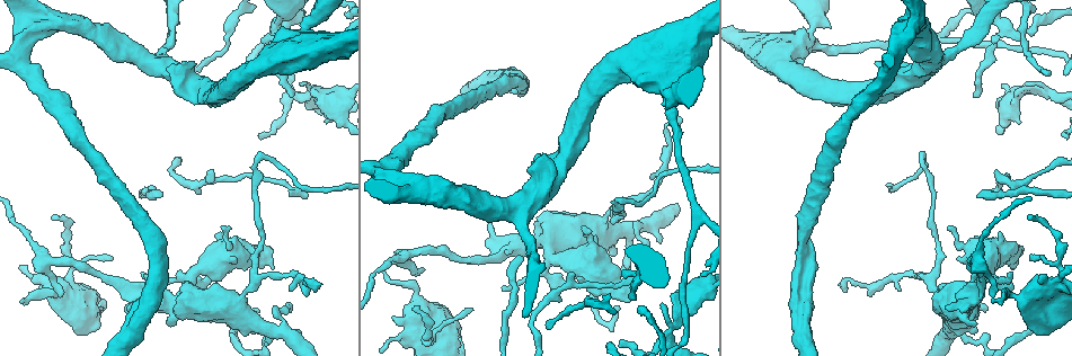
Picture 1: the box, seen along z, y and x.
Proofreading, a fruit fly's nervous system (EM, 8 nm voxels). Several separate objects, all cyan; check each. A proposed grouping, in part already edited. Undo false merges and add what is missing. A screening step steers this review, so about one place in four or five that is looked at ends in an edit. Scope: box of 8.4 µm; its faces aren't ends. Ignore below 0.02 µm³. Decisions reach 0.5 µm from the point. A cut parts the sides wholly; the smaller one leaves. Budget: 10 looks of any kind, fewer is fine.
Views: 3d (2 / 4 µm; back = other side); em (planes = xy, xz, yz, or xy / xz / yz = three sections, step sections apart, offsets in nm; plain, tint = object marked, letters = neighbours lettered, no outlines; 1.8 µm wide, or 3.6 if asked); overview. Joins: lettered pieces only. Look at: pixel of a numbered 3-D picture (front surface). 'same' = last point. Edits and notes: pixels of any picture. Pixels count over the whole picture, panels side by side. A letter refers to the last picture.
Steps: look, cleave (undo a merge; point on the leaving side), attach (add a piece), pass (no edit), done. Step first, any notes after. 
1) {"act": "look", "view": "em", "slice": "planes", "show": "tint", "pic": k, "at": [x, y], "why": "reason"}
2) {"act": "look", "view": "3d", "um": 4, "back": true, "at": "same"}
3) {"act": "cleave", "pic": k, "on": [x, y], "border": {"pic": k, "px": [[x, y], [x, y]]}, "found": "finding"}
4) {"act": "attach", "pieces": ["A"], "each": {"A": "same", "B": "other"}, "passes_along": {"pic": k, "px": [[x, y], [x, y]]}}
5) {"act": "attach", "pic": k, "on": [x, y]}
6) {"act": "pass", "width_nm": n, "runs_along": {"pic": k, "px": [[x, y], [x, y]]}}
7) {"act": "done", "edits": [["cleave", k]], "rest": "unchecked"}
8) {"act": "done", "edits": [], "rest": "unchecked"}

{"act": "look", "view": "em", "um": 3.6, "slice": "planes", "show": "letters", "pic": 1, "at": [291, 97], "why": "thin end"}

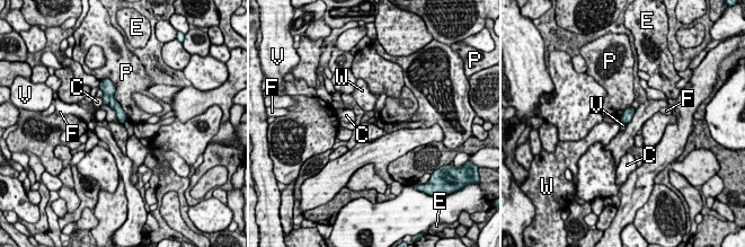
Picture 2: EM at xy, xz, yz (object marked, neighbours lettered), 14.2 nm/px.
{"act": "pass", "longest_contact_nm": ["P", 550], "each": {"C": "other", "E": "other", "F": "other", "P": "other", "V": "other", "W": "other"}, "found": "no lettered piece goes on from it"}

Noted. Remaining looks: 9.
{"act": "look", "view": "em", "slice": "planes", "show": "tint", "pic": 1, "at": [666, 334], "why": "abrupt turn"}

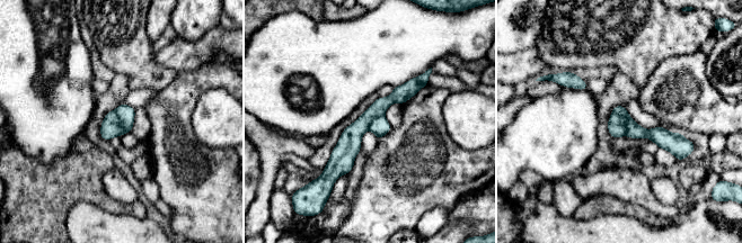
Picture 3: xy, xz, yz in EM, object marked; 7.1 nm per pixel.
{"act": "look", "view": "em", "slice": "planes", "show": "letters", "at": "same"}

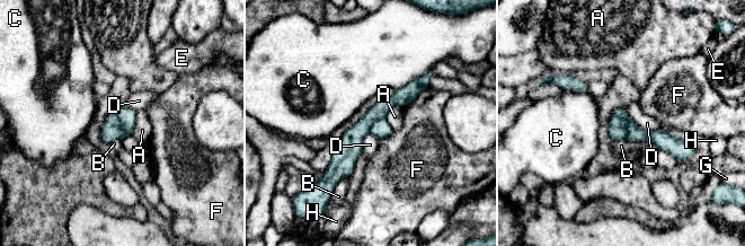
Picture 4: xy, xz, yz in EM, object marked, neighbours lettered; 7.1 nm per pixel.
{"act": "cleave", "pic": 4, "on": [635, 133], "each": {"A": "other", "B": "other", "C": "other", "D": "other", "E": "other", "F": "other", "G": "other", "H": "other"}, "border": {"pic": 4, "px": [[613, 115], [624, 121], [627, 137]]}, "found": "two neurons meet here"}

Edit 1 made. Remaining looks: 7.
{"act": "look", "view": "overview", "why": "redraw"}

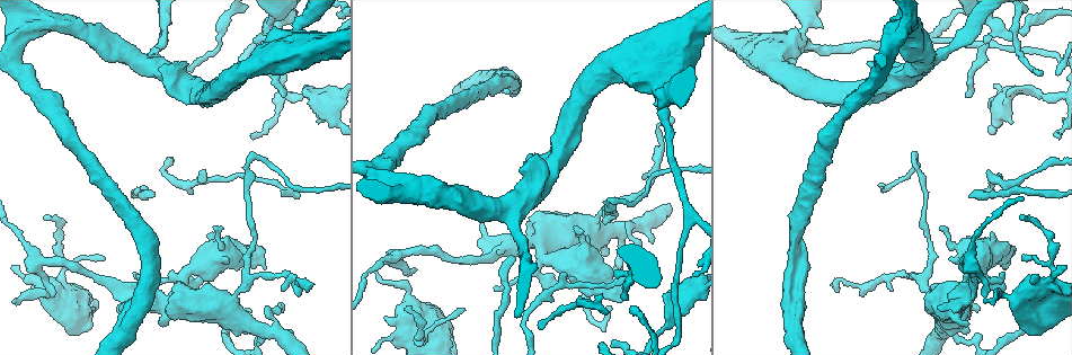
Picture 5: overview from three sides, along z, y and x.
{"act": "look", "view": "3d", "um": 2, "pic": 5, "at": [262, 266], "why": "thick end"}

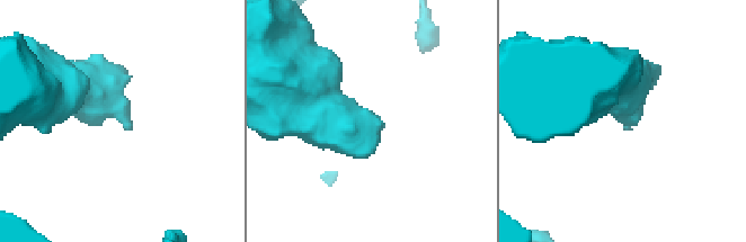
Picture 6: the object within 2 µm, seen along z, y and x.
{"act": "look", "view": "em", "slice": "planes", "show": "letters", "pic": 6, "at": [632, 124]}

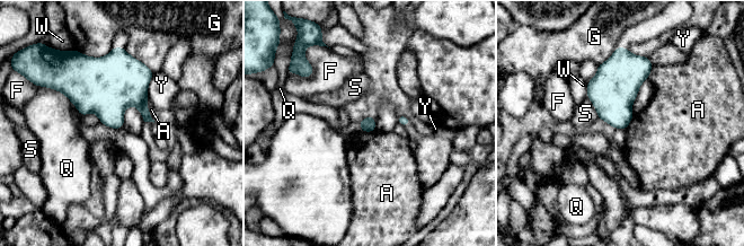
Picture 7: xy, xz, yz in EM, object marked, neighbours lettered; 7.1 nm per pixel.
{"act": "pass", "each": {"A": "other", "F": "other", "G": "other", "Q": "other", "S": "other", "W": "other", "Y": "other"}, "border": {"pic": 7, "px": [[148, 98], [148, 111], [153, 120]]}, "found": "none of them fits"}

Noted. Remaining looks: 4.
{"act": "look", "view": "em", "um": 3.6, "slice": "yz", "step": 16, "show": "tint", "pic": 5, "at": [1036, 299], "why": "touches itself"}

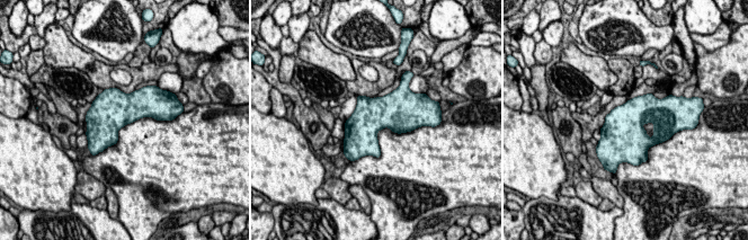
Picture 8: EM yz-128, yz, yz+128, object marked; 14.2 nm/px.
{"act": "look", "view": "em", "um": 3.6, "slice": "xy", "step": 16, "show": "letters", "at": "same"}

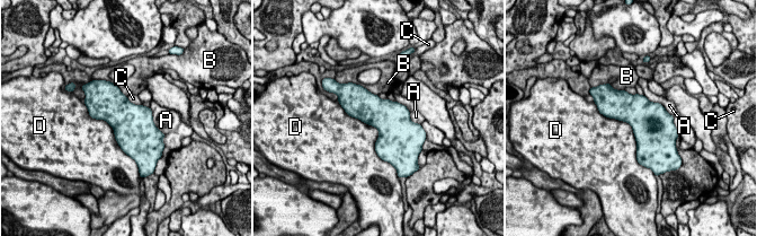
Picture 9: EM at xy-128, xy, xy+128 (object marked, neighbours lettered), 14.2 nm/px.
{"act": "pass", "each": {"A": "other", "B": "other", "C": "other", "D": "other"}, "found": "one neuron here"}

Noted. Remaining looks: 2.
{"act": "done", "edits": [["cleave", 4]], "rest": "unchecked"}

